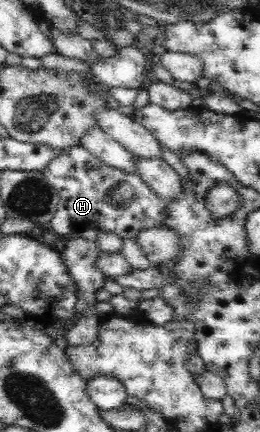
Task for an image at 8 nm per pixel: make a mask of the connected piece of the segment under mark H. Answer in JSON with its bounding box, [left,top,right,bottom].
[42,146,166,239]

